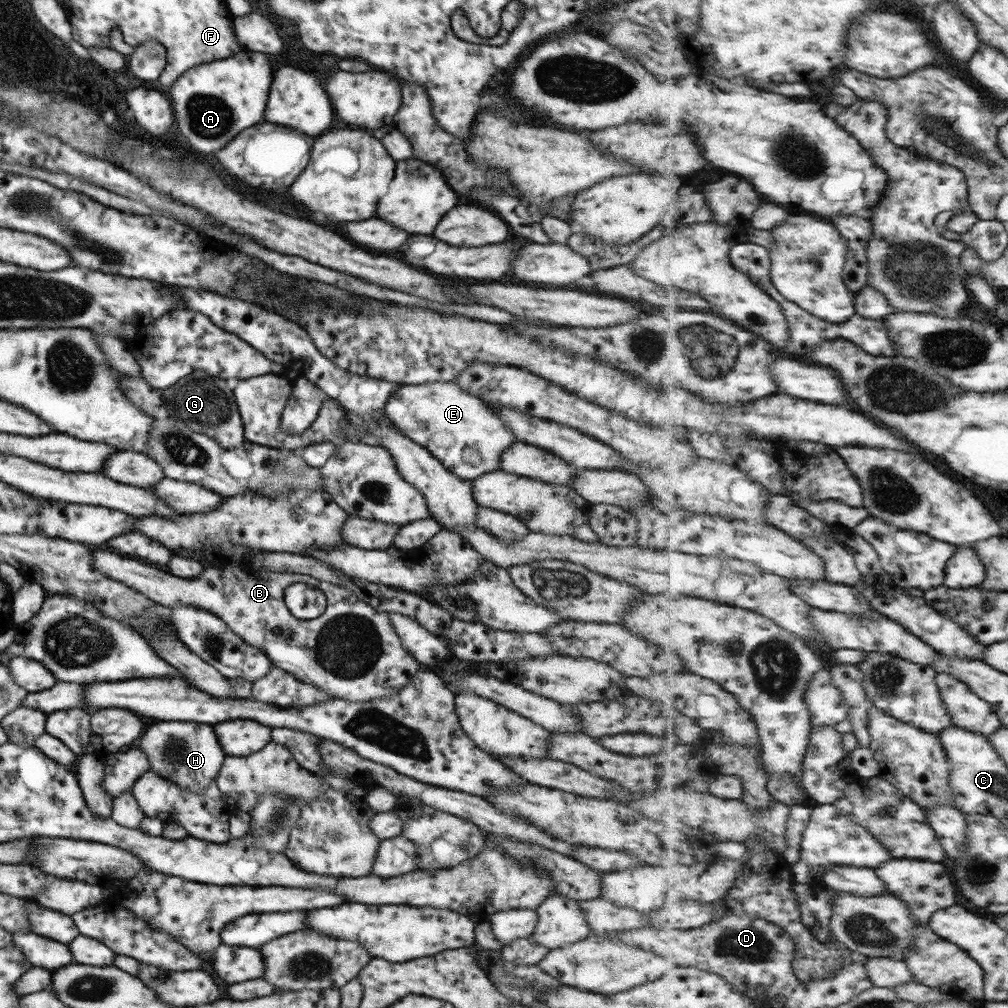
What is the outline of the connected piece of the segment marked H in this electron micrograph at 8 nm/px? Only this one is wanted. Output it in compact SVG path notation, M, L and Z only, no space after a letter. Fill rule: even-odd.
M157 722L145 728L145 732L136 742L146 756L150 772L191 793L199 793L201 789L207 789L209 783L217 777L223 759L226 757L215 740L211 726L197 724L197 722Z

